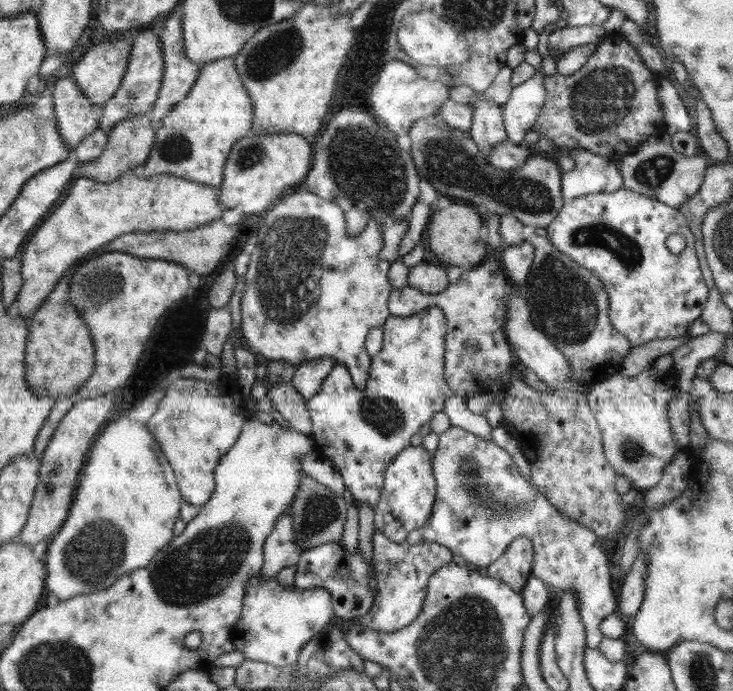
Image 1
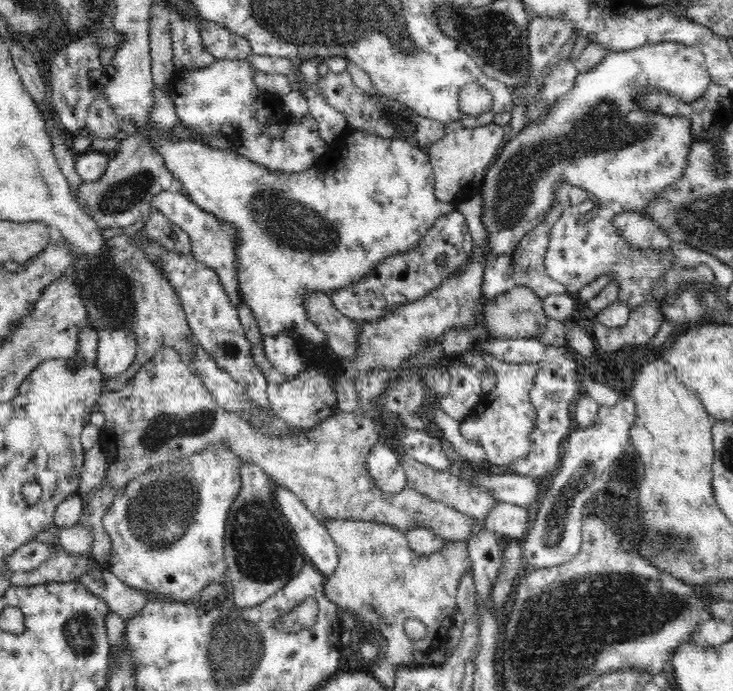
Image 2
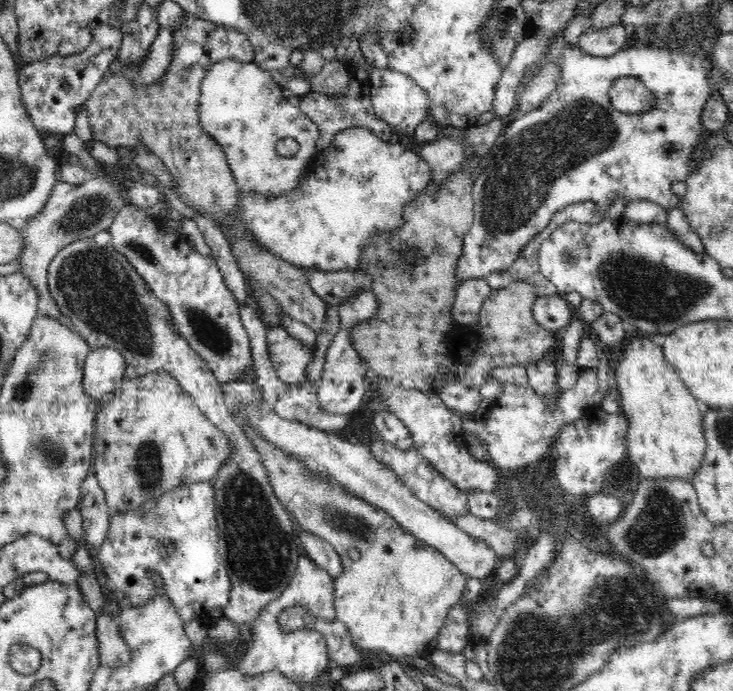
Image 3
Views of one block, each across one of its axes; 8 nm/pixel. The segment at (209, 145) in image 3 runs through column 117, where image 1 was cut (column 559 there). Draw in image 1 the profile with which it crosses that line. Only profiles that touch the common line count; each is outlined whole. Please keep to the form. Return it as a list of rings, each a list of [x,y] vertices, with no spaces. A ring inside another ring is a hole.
[[[608,35],[574,74],[544,77],[546,103],[533,130],[559,149],[582,147],[610,160],[620,159],[634,152],[642,141],[665,133],[657,95],[659,81],[660,75],[646,67],[628,40]]]

